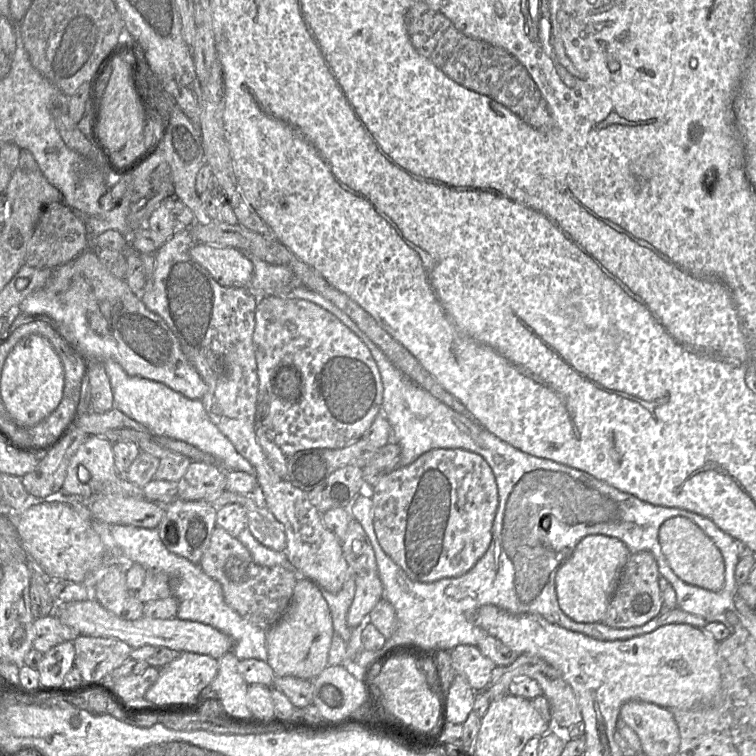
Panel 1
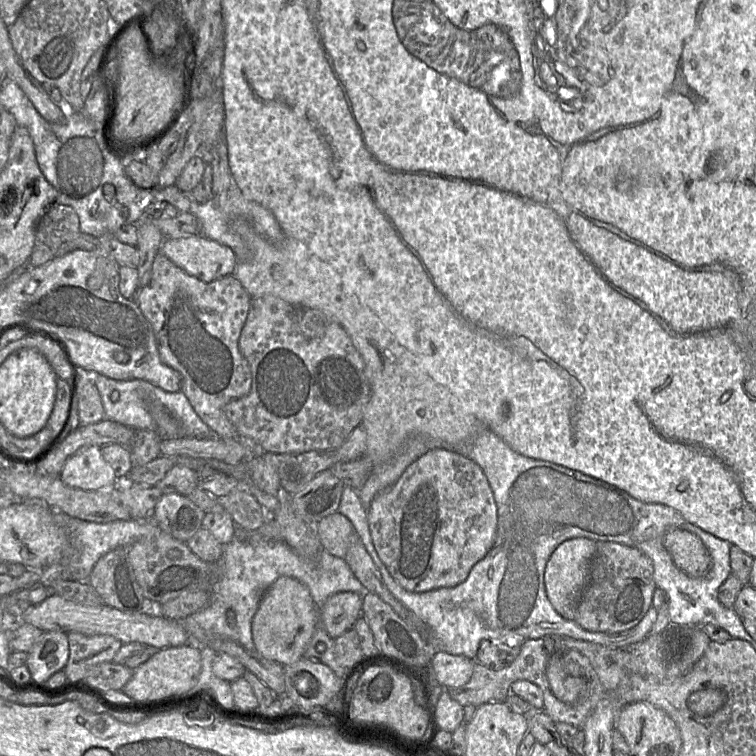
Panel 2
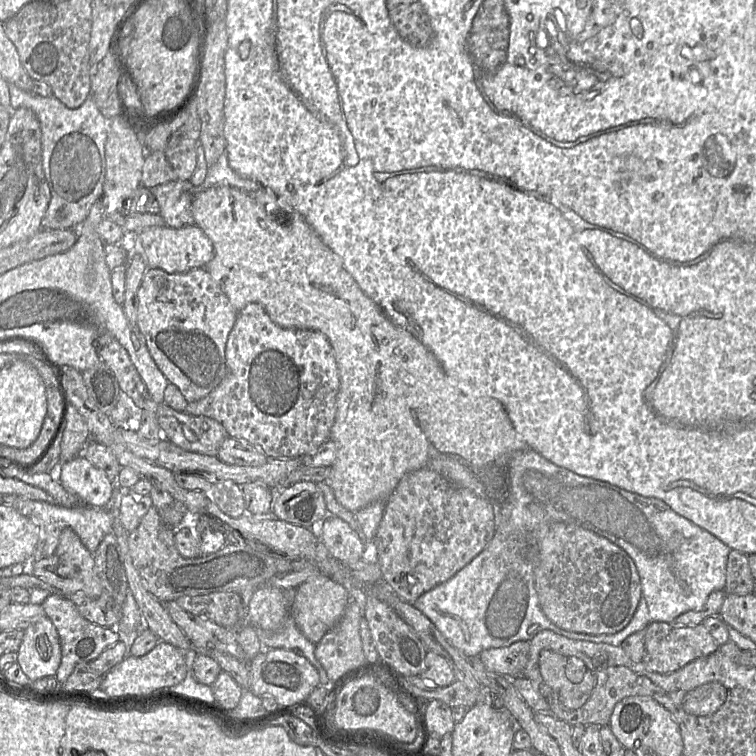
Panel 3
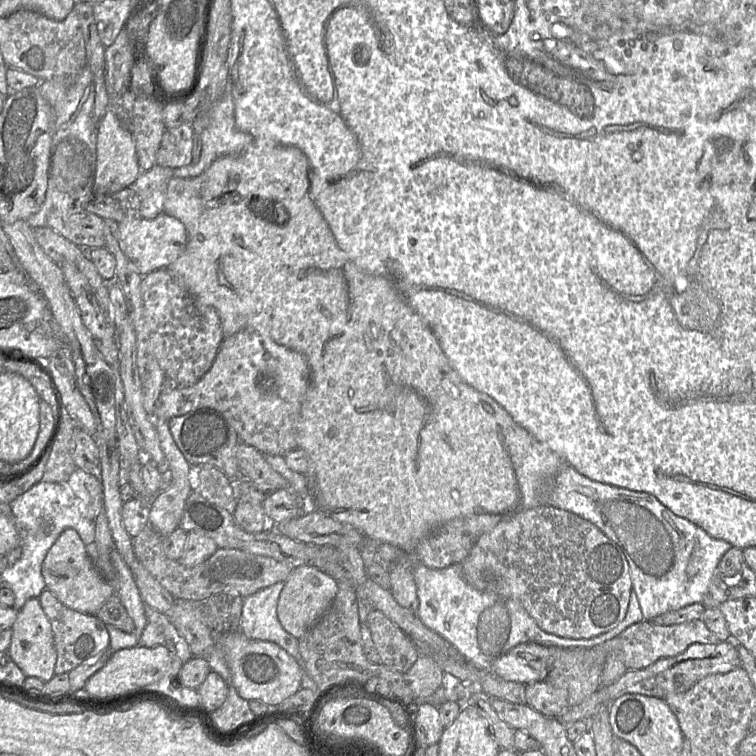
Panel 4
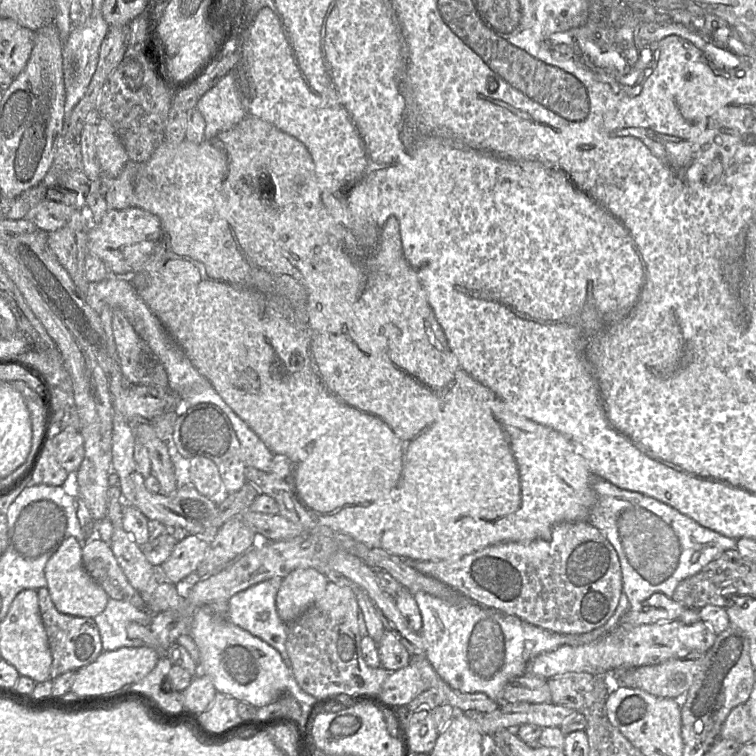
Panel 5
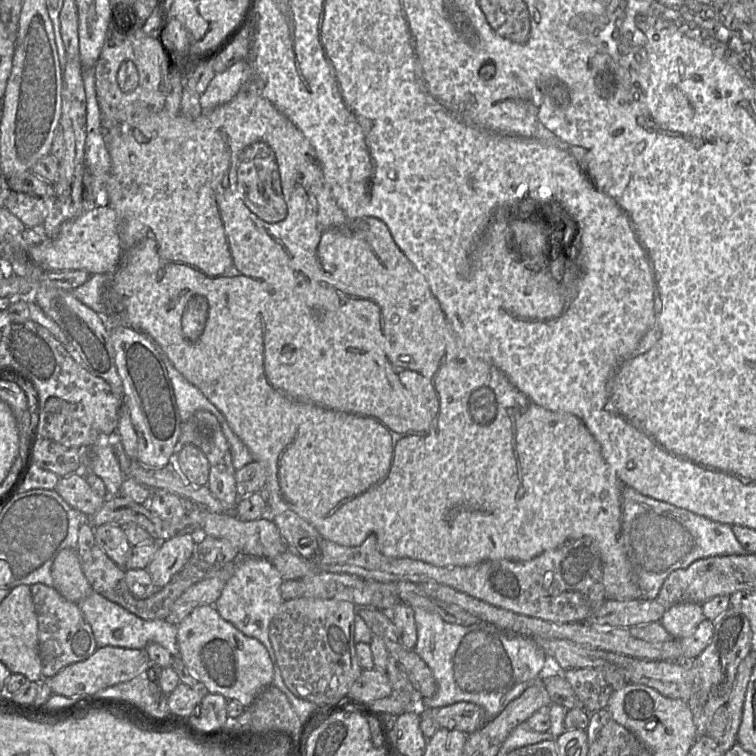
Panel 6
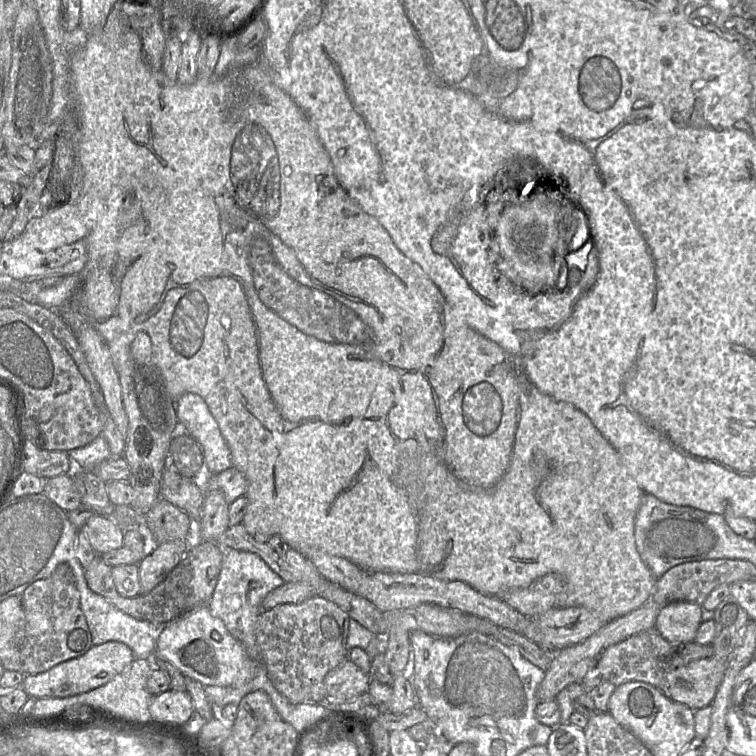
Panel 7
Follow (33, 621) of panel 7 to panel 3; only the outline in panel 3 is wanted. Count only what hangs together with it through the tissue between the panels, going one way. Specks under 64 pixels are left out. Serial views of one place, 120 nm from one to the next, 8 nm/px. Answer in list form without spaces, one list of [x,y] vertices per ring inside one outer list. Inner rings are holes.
[[[50,593],[41,605],[45,615],[54,624],[60,639],[62,658],[55,675],[59,683],[64,683],[69,678],[76,665],[95,660],[106,648],[119,641],[116,628],[105,628],[90,622],[67,597]]]

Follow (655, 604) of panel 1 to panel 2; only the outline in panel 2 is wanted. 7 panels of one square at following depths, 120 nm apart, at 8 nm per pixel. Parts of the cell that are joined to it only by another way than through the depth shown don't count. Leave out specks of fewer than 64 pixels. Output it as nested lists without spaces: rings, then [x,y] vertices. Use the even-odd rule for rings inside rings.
[[[596,542],[590,573],[574,621],[585,630],[619,633],[635,627],[652,606],[656,589],[652,561],[639,549],[614,542]]]

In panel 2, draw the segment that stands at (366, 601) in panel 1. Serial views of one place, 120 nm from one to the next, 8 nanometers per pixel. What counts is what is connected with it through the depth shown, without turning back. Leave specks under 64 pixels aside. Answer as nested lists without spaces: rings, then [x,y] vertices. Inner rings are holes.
[[[339,592],[330,596],[319,609],[320,624],[332,638],[351,629],[362,614],[363,595]]]

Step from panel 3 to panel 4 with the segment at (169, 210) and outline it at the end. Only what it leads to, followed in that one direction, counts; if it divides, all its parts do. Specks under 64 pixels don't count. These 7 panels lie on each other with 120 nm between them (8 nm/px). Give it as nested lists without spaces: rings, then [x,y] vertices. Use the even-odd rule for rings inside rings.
[[[154,165],[147,171],[141,171],[133,184],[114,194],[112,197],[128,213],[133,213],[145,219],[153,219],[163,213],[163,204],[168,182],[172,178],[178,178],[174,177],[174,169]]]

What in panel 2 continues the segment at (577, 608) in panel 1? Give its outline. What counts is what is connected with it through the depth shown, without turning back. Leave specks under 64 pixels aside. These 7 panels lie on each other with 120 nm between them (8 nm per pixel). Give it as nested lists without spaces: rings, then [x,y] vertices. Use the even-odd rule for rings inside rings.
[[[581,537],[561,543],[551,554],[544,571],[547,597],[555,610],[566,620],[574,621],[578,604],[590,573],[590,561],[596,550],[596,541]]]

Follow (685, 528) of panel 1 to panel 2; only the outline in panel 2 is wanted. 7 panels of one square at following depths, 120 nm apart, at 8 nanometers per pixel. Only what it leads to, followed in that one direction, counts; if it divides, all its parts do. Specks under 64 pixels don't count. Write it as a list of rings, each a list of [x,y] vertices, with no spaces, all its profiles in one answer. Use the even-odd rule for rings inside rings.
[[[670,528],[663,537],[663,545],[675,566],[693,578],[702,578],[711,570],[713,561],[709,550],[694,533]]]

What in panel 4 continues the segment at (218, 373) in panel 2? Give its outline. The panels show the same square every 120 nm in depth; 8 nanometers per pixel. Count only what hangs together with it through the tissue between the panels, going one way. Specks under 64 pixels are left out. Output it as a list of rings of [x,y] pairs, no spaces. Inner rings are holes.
[[[166,269],[143,276],[141,294],[151,350],[166,378],[175,381],[178,387],[195,384],[211,368],[225,339],[217,311],[201,306]]]

